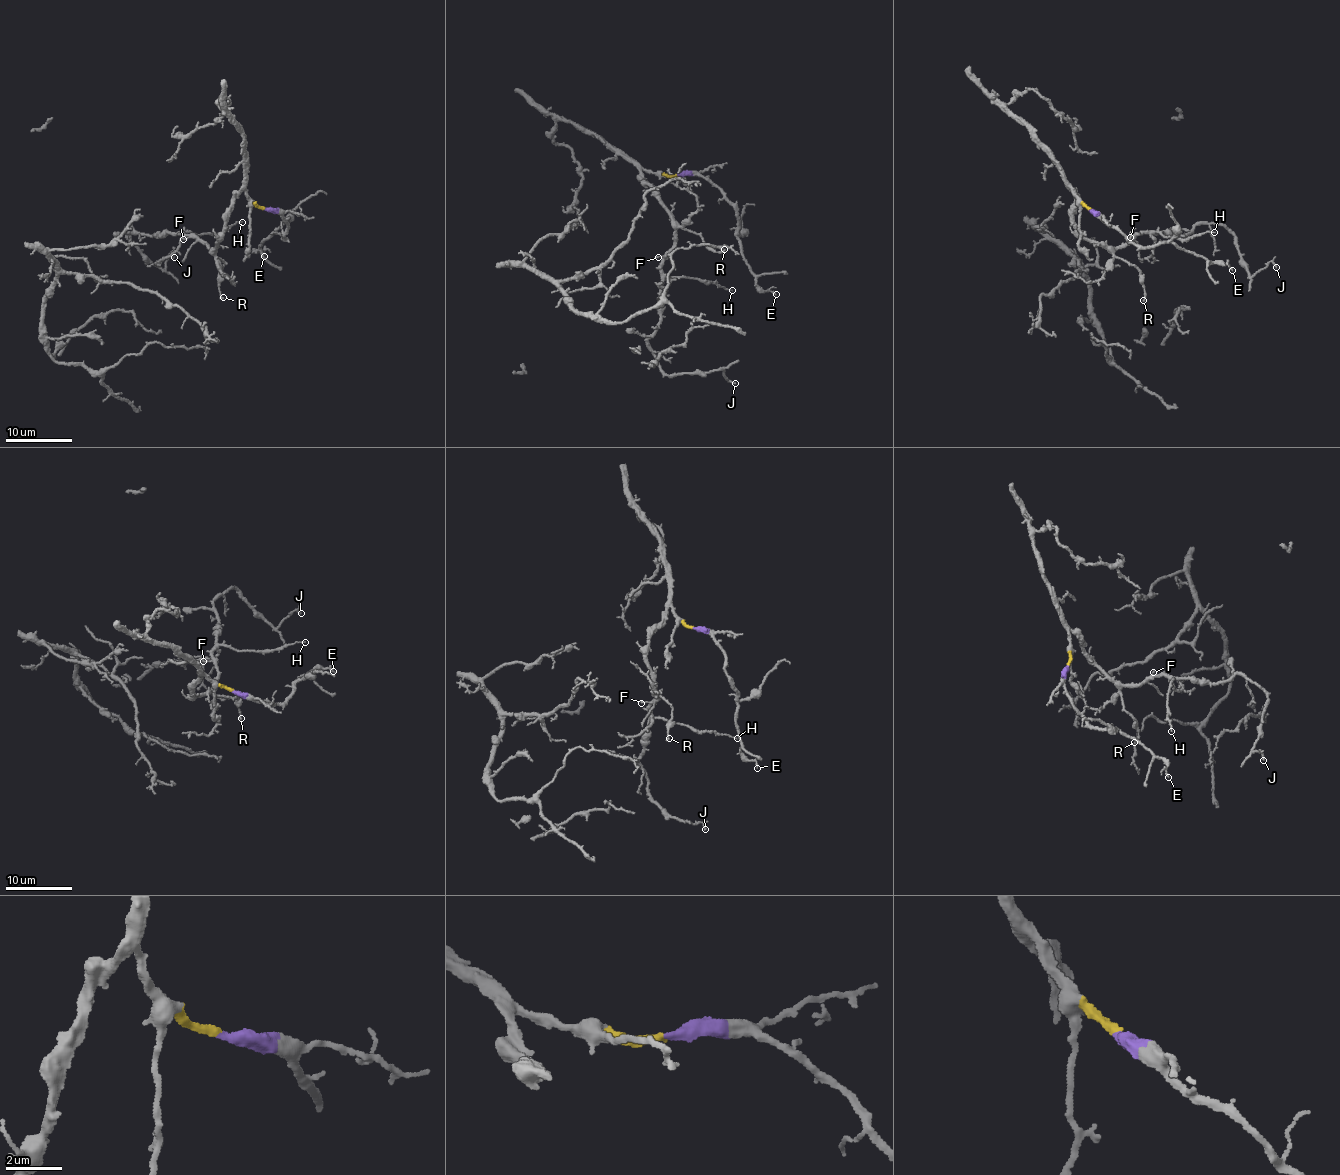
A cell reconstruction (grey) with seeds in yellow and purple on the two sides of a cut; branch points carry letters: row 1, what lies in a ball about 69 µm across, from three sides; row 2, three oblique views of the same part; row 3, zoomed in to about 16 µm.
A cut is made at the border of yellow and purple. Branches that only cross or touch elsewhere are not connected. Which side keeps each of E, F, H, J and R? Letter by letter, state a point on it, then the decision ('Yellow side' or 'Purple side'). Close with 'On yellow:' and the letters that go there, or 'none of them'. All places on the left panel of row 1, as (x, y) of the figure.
E: Place: (264, 256). Purple side
F: Place: (183, 239). Yellow side
H: Place: (242, 222). Yellow side
J: Place: (174, 257). Yellow side
R: Place: (223, 297). Yellow side
On yellow: F, H, J, R

